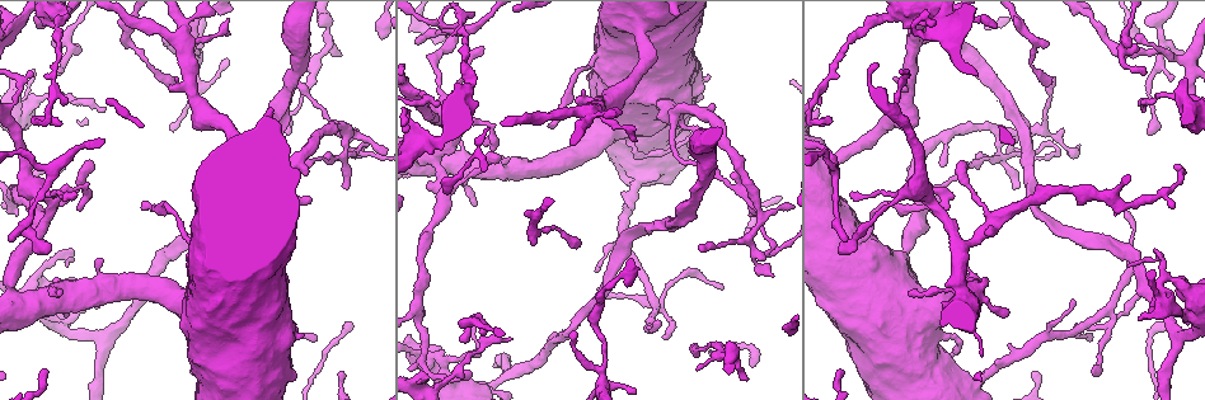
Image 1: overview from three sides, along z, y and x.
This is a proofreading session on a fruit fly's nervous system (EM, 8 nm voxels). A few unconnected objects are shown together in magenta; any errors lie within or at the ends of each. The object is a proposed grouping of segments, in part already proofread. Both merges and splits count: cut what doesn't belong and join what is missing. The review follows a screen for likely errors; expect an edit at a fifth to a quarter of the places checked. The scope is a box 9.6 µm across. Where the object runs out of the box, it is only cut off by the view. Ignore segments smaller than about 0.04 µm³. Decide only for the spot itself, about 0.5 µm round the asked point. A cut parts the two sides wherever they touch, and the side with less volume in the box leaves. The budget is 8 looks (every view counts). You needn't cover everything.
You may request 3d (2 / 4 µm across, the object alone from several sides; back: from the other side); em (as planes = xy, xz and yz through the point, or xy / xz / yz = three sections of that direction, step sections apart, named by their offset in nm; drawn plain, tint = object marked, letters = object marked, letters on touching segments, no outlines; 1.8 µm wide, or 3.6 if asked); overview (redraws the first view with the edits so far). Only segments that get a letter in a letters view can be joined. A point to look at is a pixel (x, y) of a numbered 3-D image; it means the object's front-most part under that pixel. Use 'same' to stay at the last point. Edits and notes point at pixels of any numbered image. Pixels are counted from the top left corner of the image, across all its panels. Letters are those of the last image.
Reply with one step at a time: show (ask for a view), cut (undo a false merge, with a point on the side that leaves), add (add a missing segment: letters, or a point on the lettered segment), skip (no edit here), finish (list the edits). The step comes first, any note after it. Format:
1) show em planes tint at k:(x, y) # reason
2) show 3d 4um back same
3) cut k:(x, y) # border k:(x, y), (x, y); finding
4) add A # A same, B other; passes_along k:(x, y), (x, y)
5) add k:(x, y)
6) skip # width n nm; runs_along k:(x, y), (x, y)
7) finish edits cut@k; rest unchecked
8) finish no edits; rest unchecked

show 3d 4um back at 1:(720, 285) # tapers out

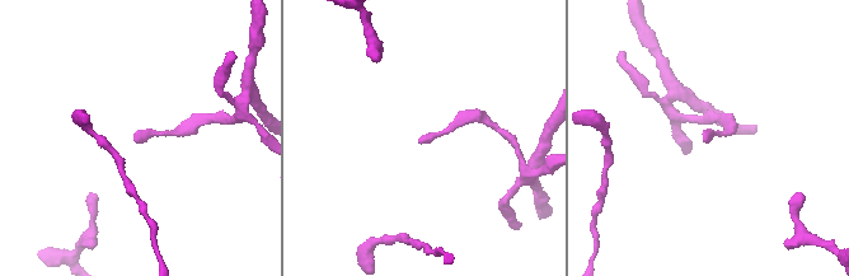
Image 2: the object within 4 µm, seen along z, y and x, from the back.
show em planes letters at 2:(703, 141)

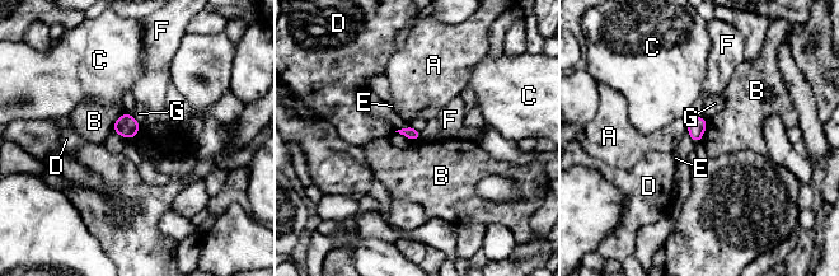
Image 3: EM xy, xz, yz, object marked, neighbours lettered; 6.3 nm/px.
skip # A other, B other, C other, D other, E other, F other, G other; border 3:(123, 112), (113, 130), (132, 139); no lettered segment goes on from it

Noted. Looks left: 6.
show em planes letters at 1:(946, 24) # narrows sharply

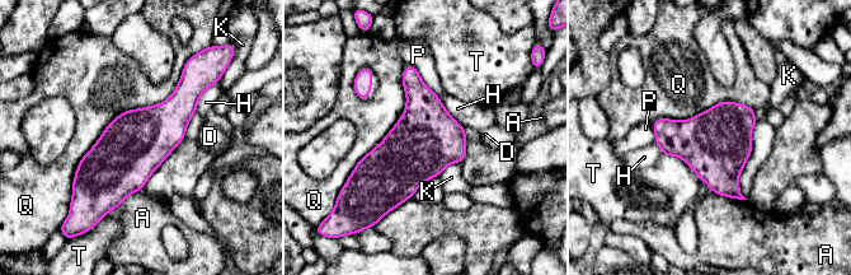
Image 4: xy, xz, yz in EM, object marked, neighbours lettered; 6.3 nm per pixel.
skip # A other, D other, H other, K other, P other, Q other, T other; border 4:(186, 64), (71, 195); all the same neuron

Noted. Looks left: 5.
show 3d 2um at 1:(162, 38) # free end

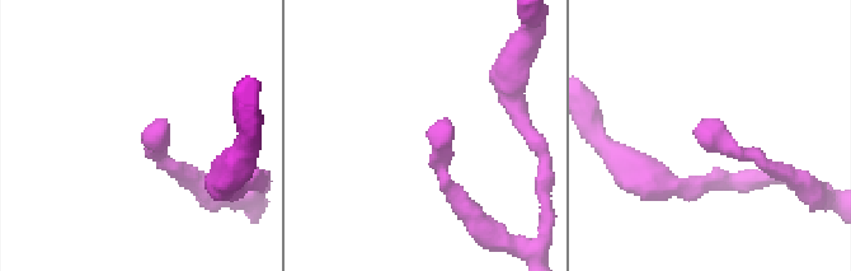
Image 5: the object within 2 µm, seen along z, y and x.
show em yz step 16 letters at 5:(438, 122) # now the EM

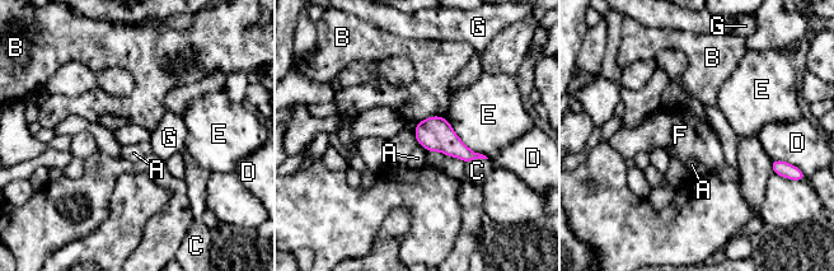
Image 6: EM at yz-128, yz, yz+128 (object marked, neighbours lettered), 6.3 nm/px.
show em planes letters same

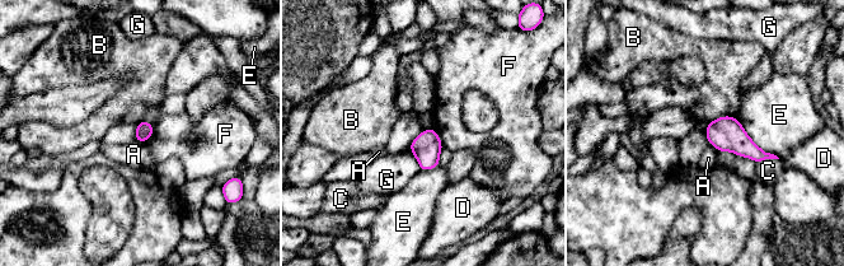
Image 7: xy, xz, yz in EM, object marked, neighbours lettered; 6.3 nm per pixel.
skip # longest_contact E 380 nm; A other, B other, C other, D other, E other, F other, G other; border 7:(735, 116), (720, 116), (716, 120); none of them fits

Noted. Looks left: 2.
finish no edits; rest unchecked

